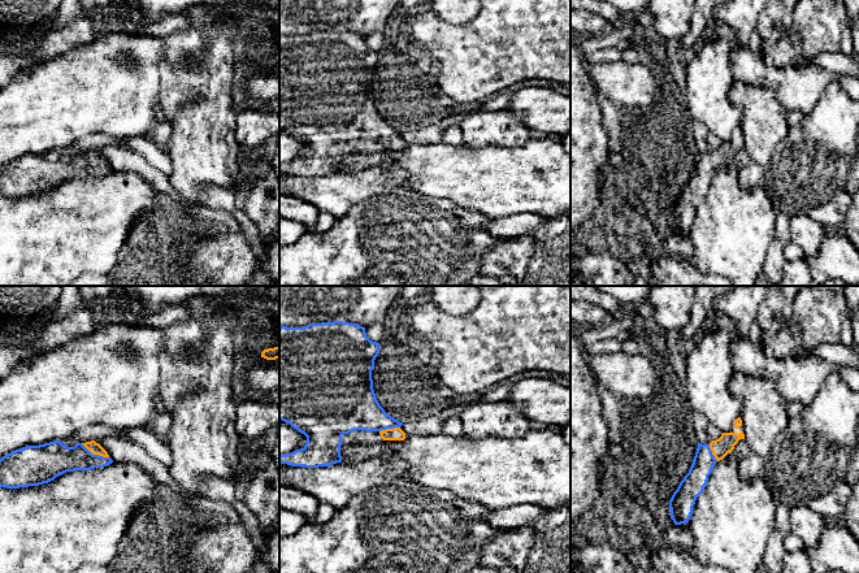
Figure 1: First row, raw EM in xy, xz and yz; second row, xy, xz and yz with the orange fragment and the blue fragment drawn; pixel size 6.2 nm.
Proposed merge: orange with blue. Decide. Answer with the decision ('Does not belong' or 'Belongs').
Belongs

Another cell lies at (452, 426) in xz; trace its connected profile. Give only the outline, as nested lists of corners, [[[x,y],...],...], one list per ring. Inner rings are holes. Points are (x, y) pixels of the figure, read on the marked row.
[[[452,416],[444,420],[441,434],[465,438],[465,433],[460,417]]]

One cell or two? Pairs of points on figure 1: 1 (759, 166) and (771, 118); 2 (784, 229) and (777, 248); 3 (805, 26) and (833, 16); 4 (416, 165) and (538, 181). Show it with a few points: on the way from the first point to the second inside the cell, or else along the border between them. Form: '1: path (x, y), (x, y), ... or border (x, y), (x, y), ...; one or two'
1: path (760, 155), (762, 130); one
2: path (782, 234), (779, 243); one
3: path (811, 26), (816, 26), (827, 18); one
4: path (446, 172), (476, 179), (508, 179); one

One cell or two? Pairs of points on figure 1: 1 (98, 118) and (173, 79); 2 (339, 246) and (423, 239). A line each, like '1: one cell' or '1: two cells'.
1: two cells
2: one cell

